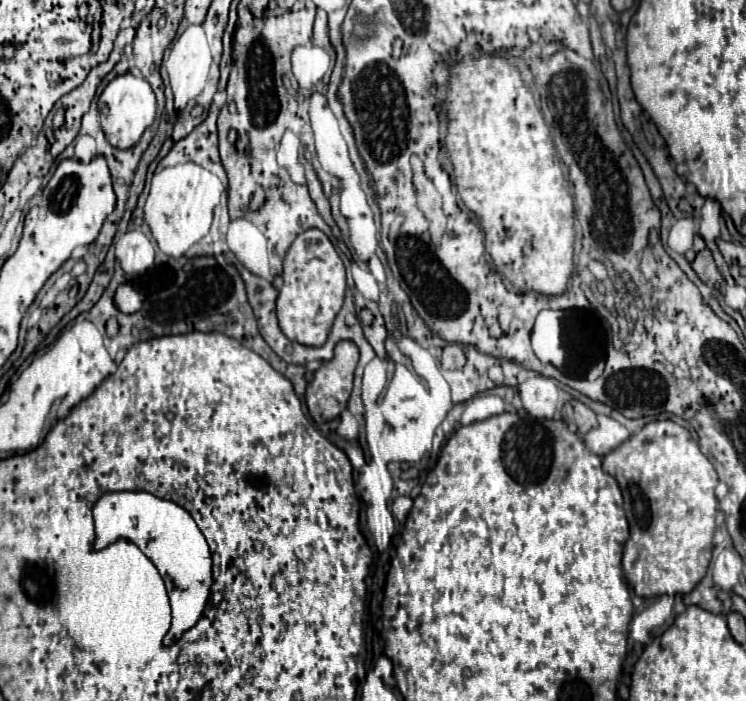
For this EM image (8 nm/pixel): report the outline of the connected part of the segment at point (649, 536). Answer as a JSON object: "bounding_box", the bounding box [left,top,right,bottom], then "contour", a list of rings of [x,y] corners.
{"bounding_box":[603,421,717,599],"contour":[[[651,421],[639,433],[631,435],[623,445],[603,457],[603,471],[611,473],[623,493],[623,509],[631,537],[623,547],[625,578],[635,595],[651,599],[657,595],[691,593],[691,589],[705,577],[711,551],[717,517],[717,471],[711,461],[699,451],[691,433],[673,421]]]}

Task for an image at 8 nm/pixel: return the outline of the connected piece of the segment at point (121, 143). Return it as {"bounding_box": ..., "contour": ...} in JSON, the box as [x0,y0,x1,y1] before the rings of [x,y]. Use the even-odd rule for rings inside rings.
{"bounding_box":[99,73,155,149],"contour":[[[133,73],[117,75],[101,93],[99,97],[99,111],[101,111],[101,127],[105,131],[107,141],[117,149],[129,149],[133,147],[143,131],[153,123],[155,119],[155,93],[151,85]]]}

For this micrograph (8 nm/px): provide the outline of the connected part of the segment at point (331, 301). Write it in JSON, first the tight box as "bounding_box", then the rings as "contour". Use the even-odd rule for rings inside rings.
{"bounding_box":[277,229,345,347],"contour":[[[307,229],[289,247],[283,259],[283,287],[277,297],[277,319],[281,331],[295,343],[319,347],[339,313],[345,297],[345,267],[327,235]]]}

